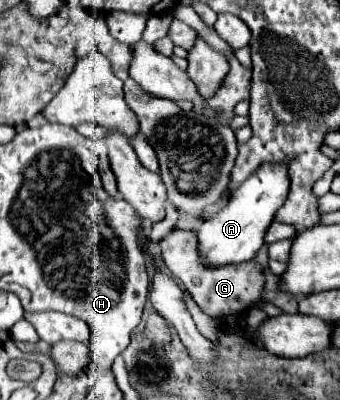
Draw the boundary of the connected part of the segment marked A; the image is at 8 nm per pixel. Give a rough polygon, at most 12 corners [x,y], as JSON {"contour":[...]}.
{"contour":[[265,164],[197,230],[207,268],[253,260],[285,202],[283,164]]}

